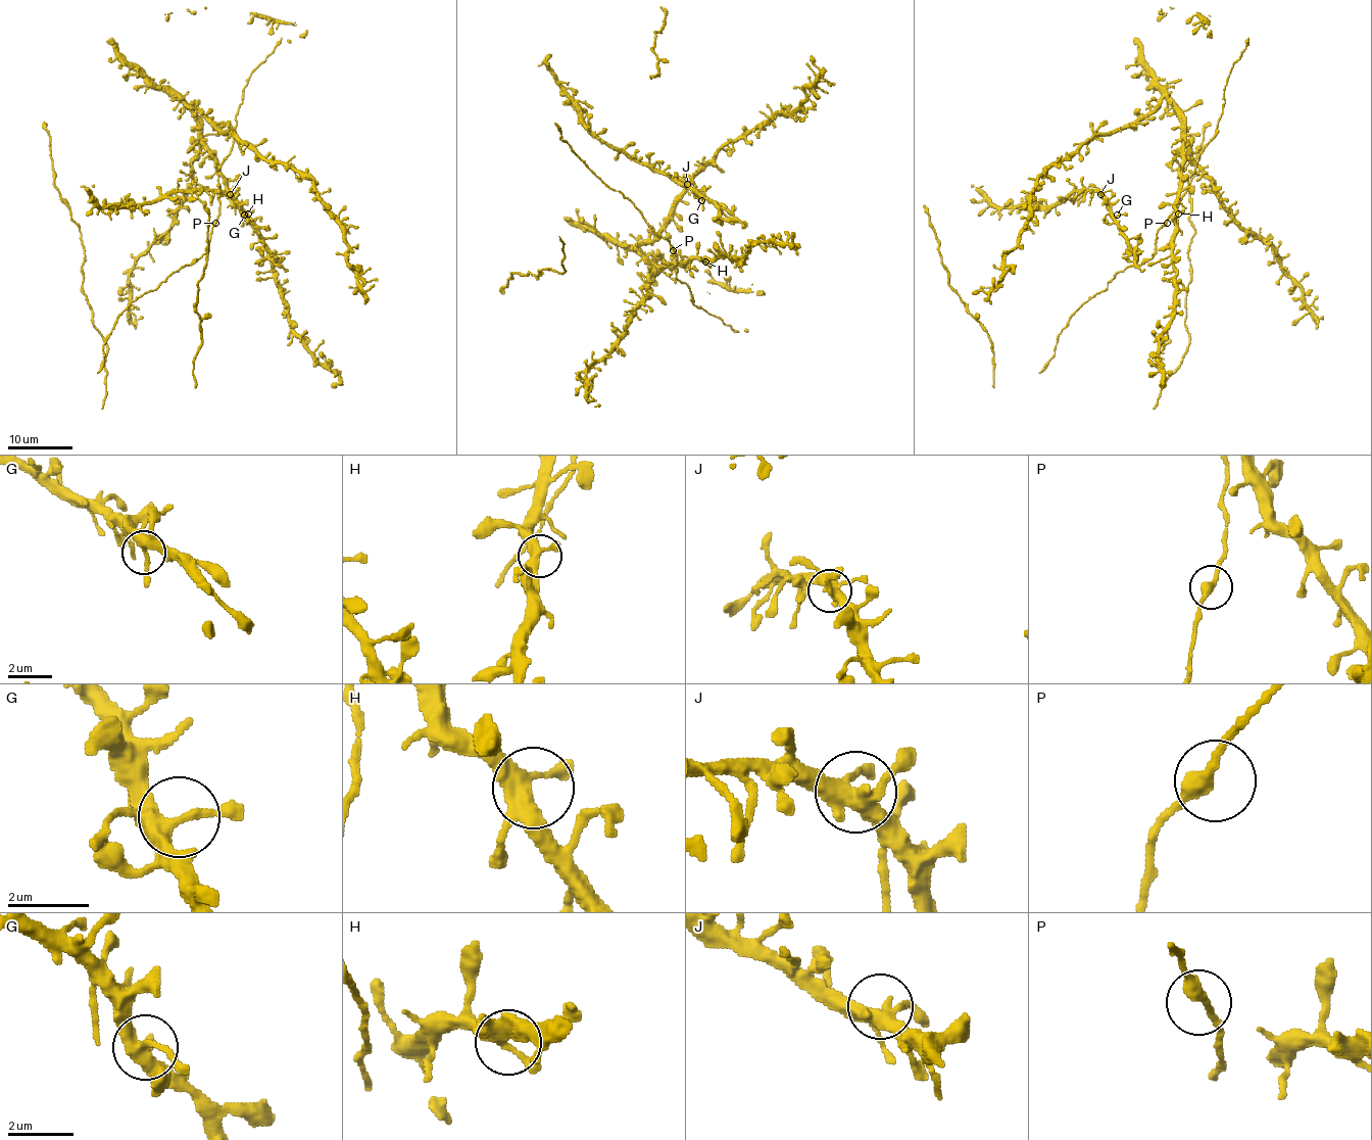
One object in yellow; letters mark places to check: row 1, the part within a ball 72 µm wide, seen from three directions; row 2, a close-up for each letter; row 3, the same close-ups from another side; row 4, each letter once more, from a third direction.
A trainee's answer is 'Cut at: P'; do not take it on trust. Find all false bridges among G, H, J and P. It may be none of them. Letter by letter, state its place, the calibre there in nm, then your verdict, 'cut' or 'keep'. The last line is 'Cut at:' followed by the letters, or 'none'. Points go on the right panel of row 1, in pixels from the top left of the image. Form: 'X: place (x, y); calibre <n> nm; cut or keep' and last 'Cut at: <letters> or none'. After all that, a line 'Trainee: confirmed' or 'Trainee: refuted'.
G: place (1117, 215); calibre 320 nm; keep
H: place (1178, 214); calibre 360 nm; keep
J: place (1100, 194); calibre 380 nm; keep
P: place (1167, 223); calibre 320 nm; keep
Cut at: none
Trainee: refuted

